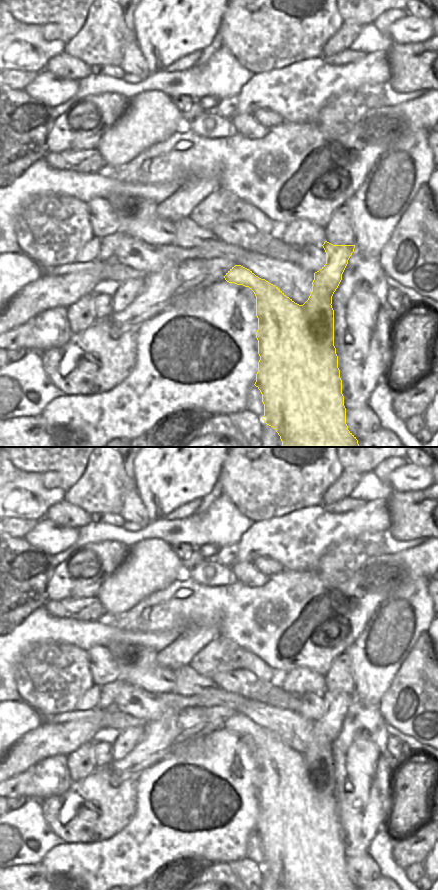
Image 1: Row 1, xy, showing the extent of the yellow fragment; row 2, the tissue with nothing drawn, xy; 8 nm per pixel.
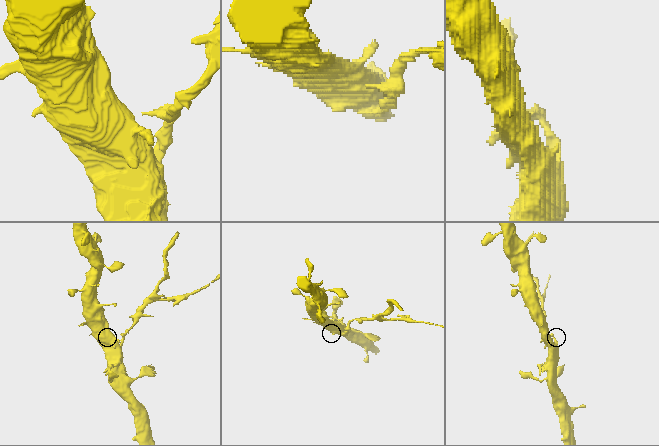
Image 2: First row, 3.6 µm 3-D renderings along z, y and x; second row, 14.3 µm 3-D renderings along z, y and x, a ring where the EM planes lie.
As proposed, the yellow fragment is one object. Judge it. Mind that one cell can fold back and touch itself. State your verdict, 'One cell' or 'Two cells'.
Two cells

